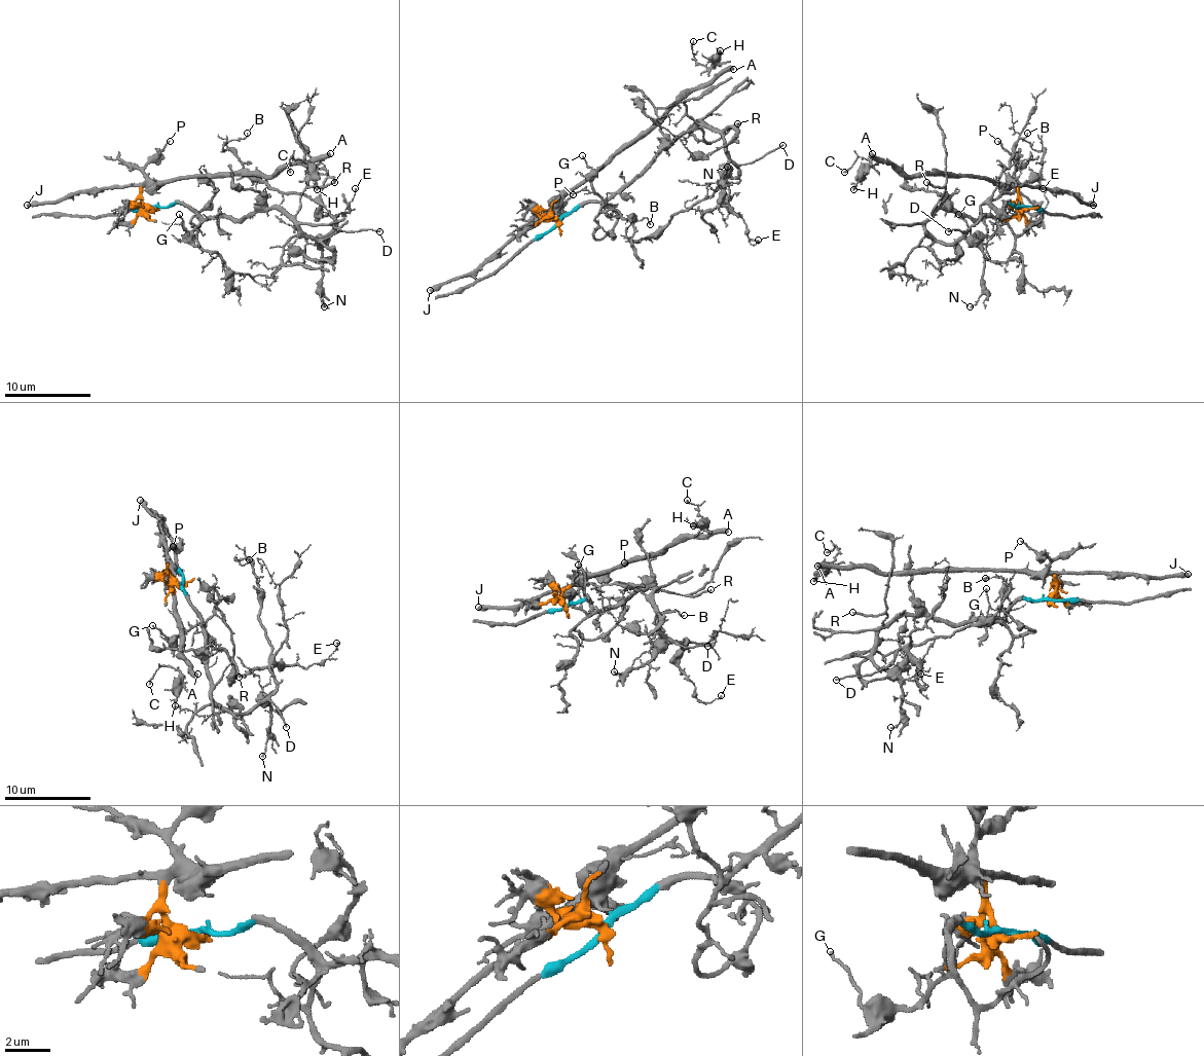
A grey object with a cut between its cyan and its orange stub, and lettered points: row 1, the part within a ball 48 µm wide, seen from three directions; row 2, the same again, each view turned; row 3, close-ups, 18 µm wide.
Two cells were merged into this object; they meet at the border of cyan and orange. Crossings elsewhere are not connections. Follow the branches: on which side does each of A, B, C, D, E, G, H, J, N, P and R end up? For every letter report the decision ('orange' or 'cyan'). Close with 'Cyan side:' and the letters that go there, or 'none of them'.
A: orange
B: cyan
C: orange
D: cyan
E: cyan
G: cyan
H: orange
J: orange
N: cyan
P: orange
R: cyan
Cyan side: B, D, E, G, N, R

